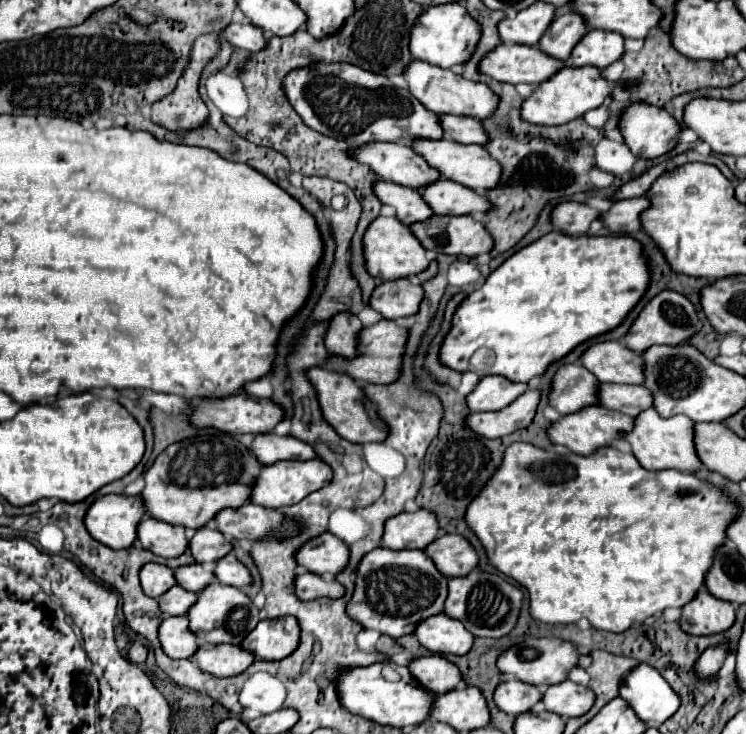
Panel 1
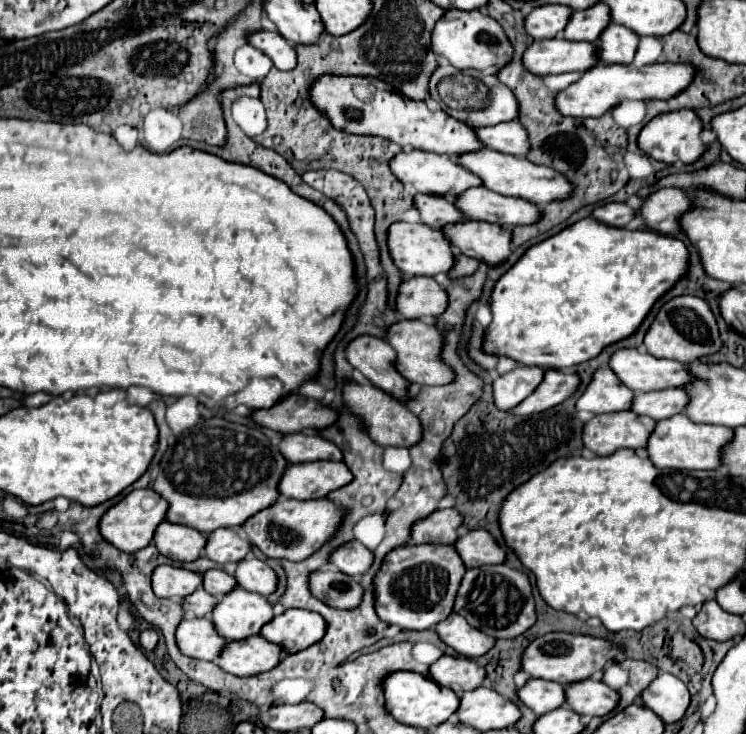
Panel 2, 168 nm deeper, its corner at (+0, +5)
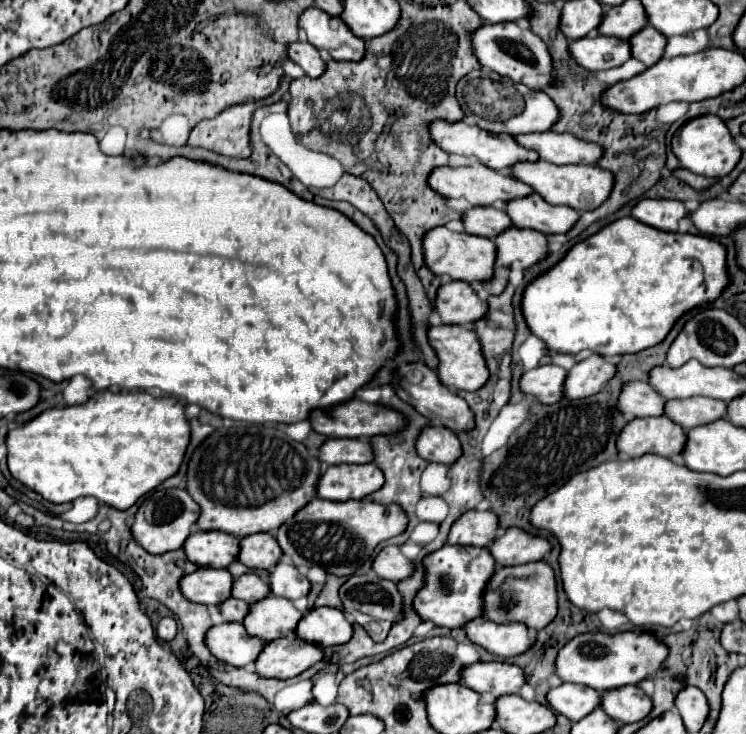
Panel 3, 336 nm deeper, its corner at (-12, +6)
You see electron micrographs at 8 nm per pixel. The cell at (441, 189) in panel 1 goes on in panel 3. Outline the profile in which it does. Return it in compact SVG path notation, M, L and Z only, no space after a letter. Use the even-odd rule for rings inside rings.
M540 194L524 196L506 202L504 212L518 228L532 228L542 234L568 232L580 214L570 206L552 206Z

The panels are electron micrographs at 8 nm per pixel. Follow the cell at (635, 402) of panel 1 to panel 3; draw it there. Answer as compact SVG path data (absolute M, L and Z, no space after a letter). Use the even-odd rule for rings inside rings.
M692 396L684 400L668 400L664 404L664 414L680 424L684 430L722 418L726 412L724 400L714 400L706 396Z

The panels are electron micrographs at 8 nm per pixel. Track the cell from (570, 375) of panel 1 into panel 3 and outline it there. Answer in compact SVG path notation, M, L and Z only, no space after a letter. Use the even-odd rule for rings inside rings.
M628 382L620 392L620 400L616 402L622 414L632 416L660 416L664 414L664 400L648 382Z

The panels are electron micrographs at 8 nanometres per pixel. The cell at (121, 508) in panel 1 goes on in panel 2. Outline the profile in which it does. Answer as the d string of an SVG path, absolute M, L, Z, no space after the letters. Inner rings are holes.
M134 489L130 491L118 505L114 505L100 521L100 533L106 541L110 541L114 547L126 553L136 553L150 545L156 527L166 521L168 501L154 493L154 489Z

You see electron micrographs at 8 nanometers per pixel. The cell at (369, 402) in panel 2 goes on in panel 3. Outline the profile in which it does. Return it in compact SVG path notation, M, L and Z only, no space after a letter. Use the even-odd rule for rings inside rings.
M434 424L420 430L420 436L416 438L416 452L428 462L438 462L446 466L462 454L458 436L452 430Z

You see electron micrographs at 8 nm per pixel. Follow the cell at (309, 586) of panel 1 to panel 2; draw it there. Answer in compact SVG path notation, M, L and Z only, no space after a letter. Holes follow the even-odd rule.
M316 571L310 575L310 591L322 603L334 609L356 609L362 603L364 587L358 579L340 571Z

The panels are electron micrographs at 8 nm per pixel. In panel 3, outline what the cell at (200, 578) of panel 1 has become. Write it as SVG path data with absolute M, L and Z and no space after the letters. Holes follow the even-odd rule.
M248 572L248 574L242 574L240 578L234 580L232 584L232 596L234 598L240 598L244 600L246 604L254 604L258 600L262 600L266 594L268 594L268 582L262 580L258 574L254 572Z

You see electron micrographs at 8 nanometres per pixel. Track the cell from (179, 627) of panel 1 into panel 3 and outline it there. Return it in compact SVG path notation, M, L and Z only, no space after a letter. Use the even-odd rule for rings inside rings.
M240 622L216 624L206 632L204 640L208 644L208 650L218 660L224 660L232 666L252 664L264 646L260 638L248 636Z

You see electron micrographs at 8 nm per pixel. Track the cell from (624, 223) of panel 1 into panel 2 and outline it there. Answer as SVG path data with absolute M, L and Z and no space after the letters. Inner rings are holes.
M660 189L646 199L644 207L640 209L640 217L654 231L666 235L678 235L682 231L678 221L690 209L692 209L692 201L684 191Z

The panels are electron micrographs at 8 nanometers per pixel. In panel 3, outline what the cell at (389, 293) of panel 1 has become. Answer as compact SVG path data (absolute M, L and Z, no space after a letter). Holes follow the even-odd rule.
M468 282L440 284L434 300L434 310L444 324L470 324L482 318L488 310L486 300L480 300Z

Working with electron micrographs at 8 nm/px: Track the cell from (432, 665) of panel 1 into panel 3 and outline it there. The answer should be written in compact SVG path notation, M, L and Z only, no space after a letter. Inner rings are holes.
M474 662L460 668L460 682L494 702L502 694L516 694L524 684L524 672L506 662Z

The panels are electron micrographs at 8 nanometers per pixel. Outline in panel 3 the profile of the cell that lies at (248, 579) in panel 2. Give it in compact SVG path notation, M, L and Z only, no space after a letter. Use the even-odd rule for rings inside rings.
M278 562L274 568L270 568L268 584L274 596L282 596L288 600L306 596L310 590L310 580L302 576L298 568L288 562Z

